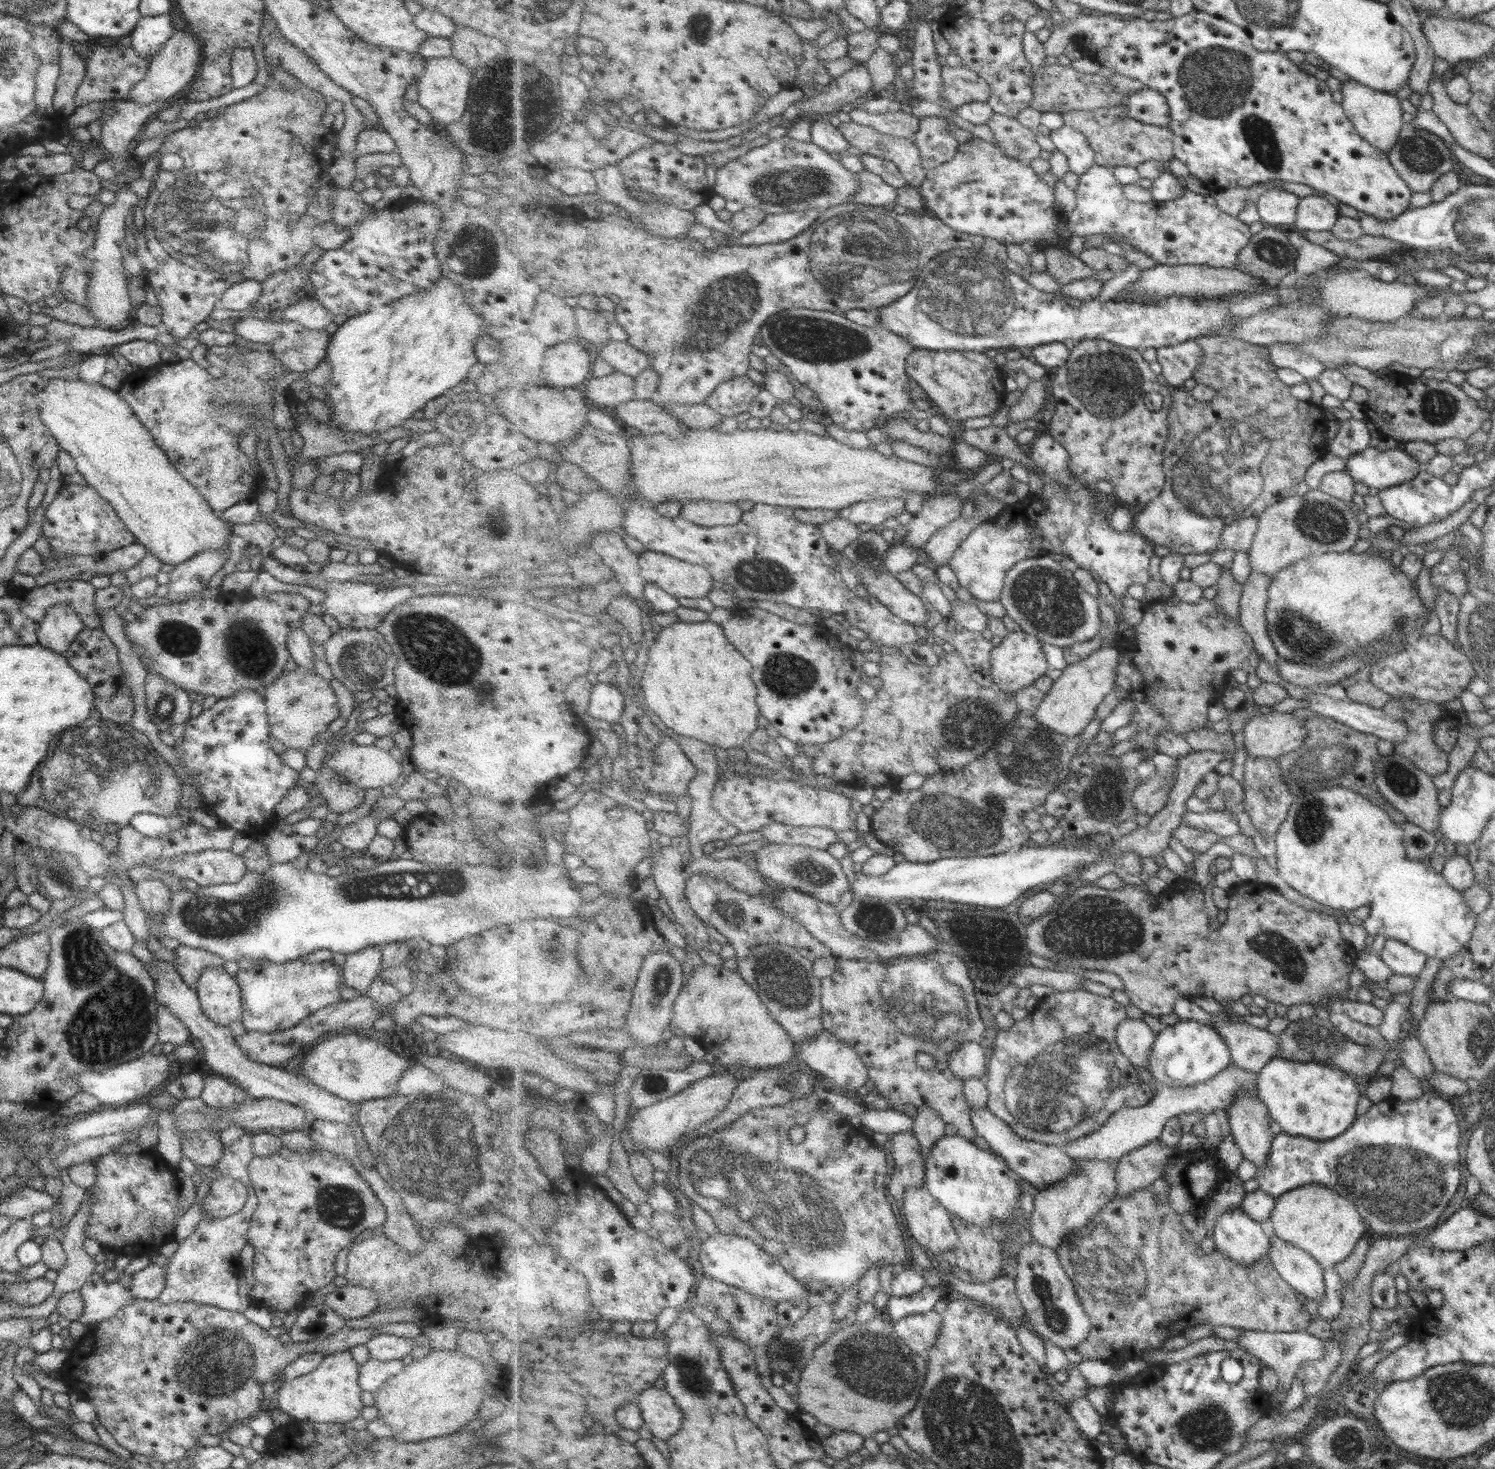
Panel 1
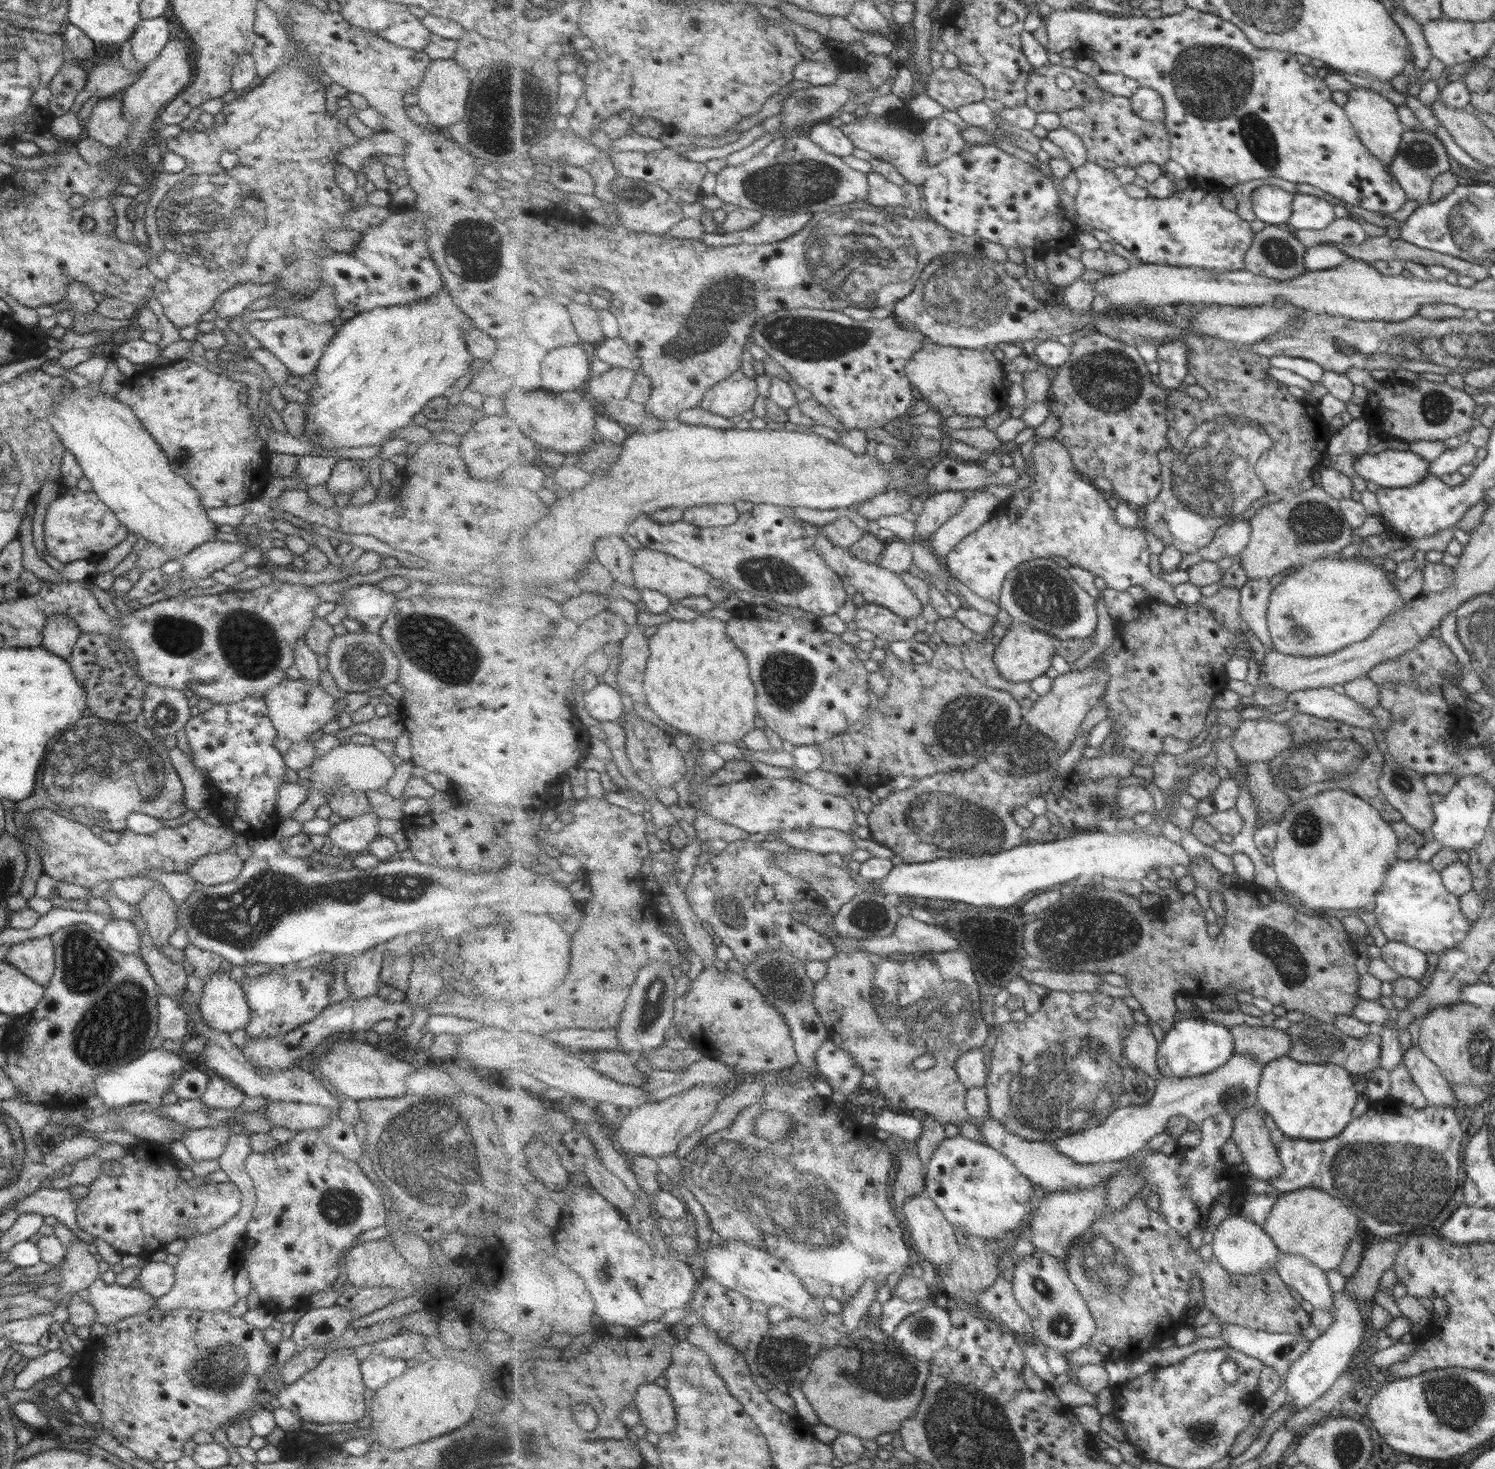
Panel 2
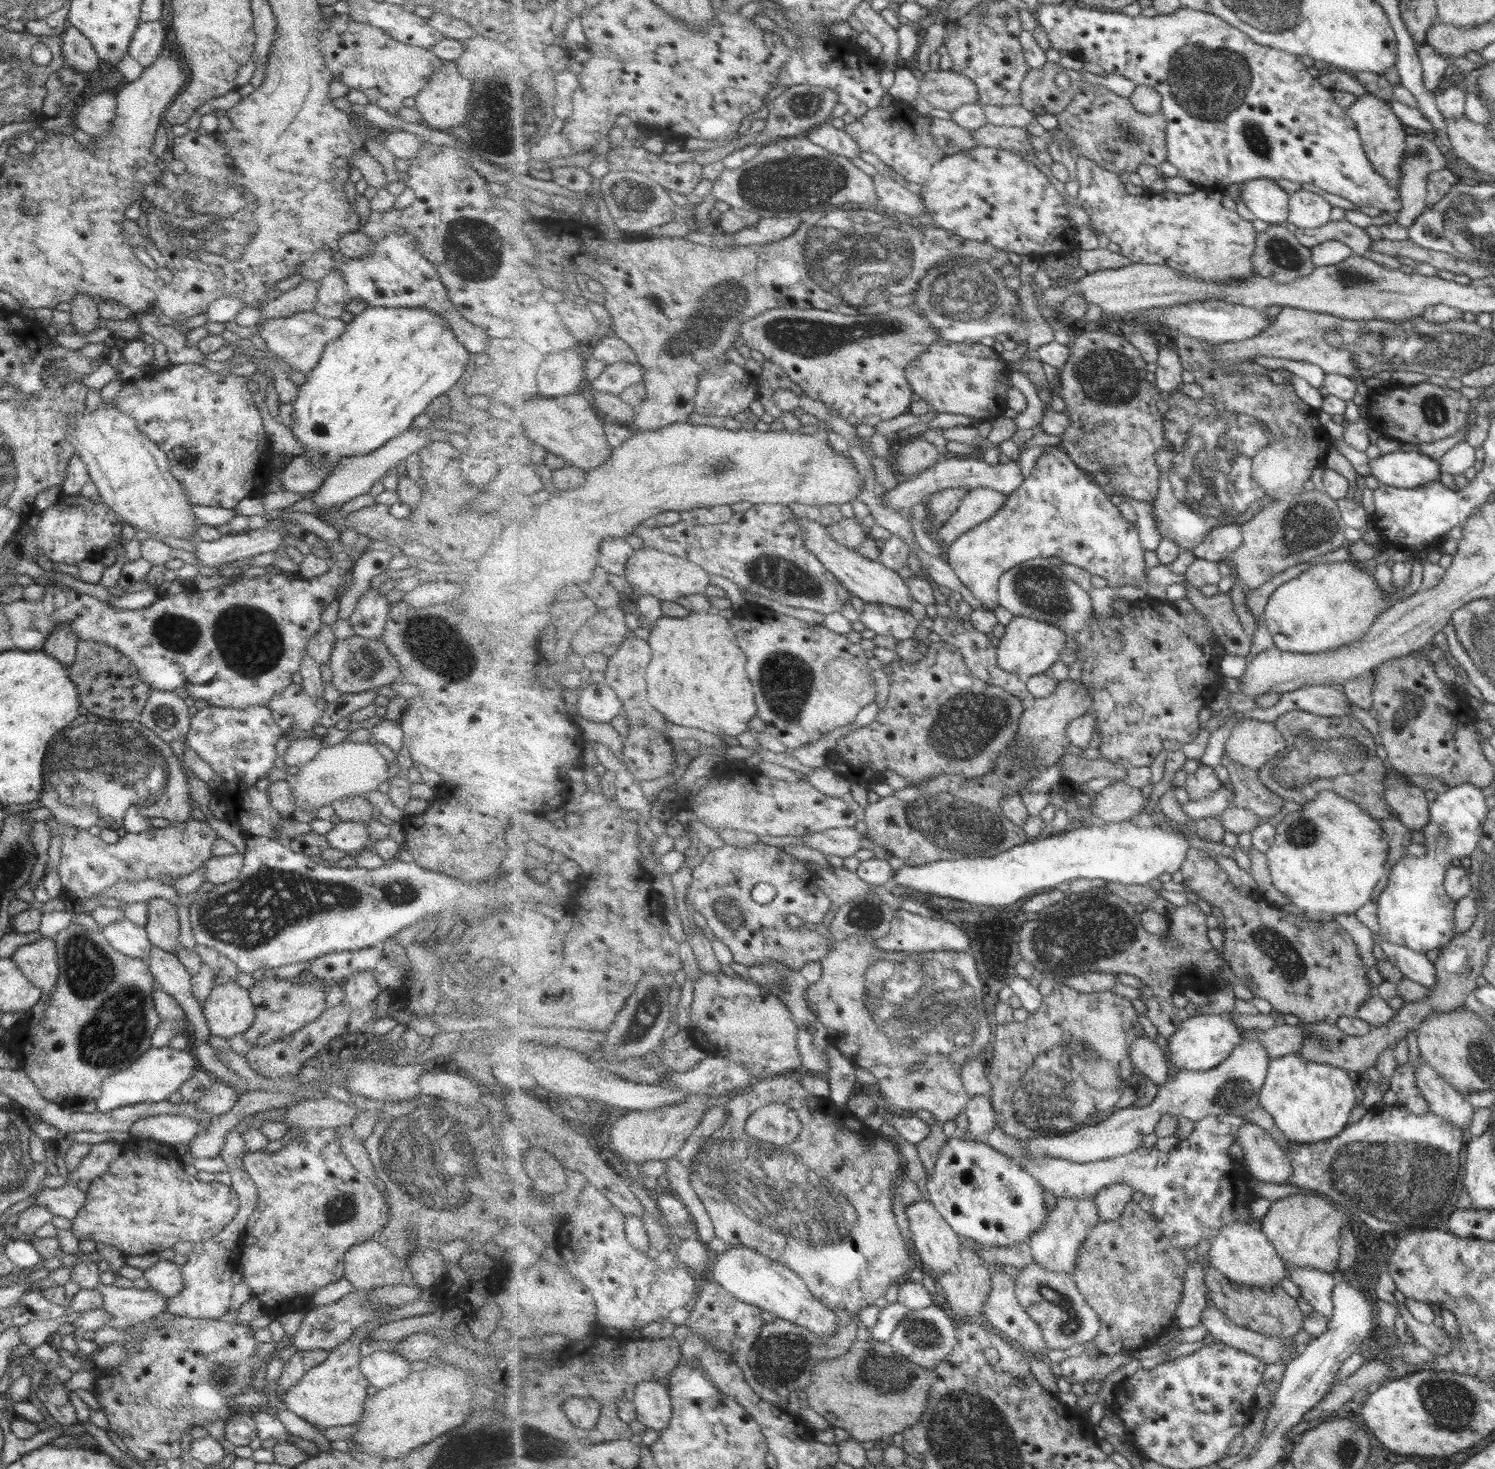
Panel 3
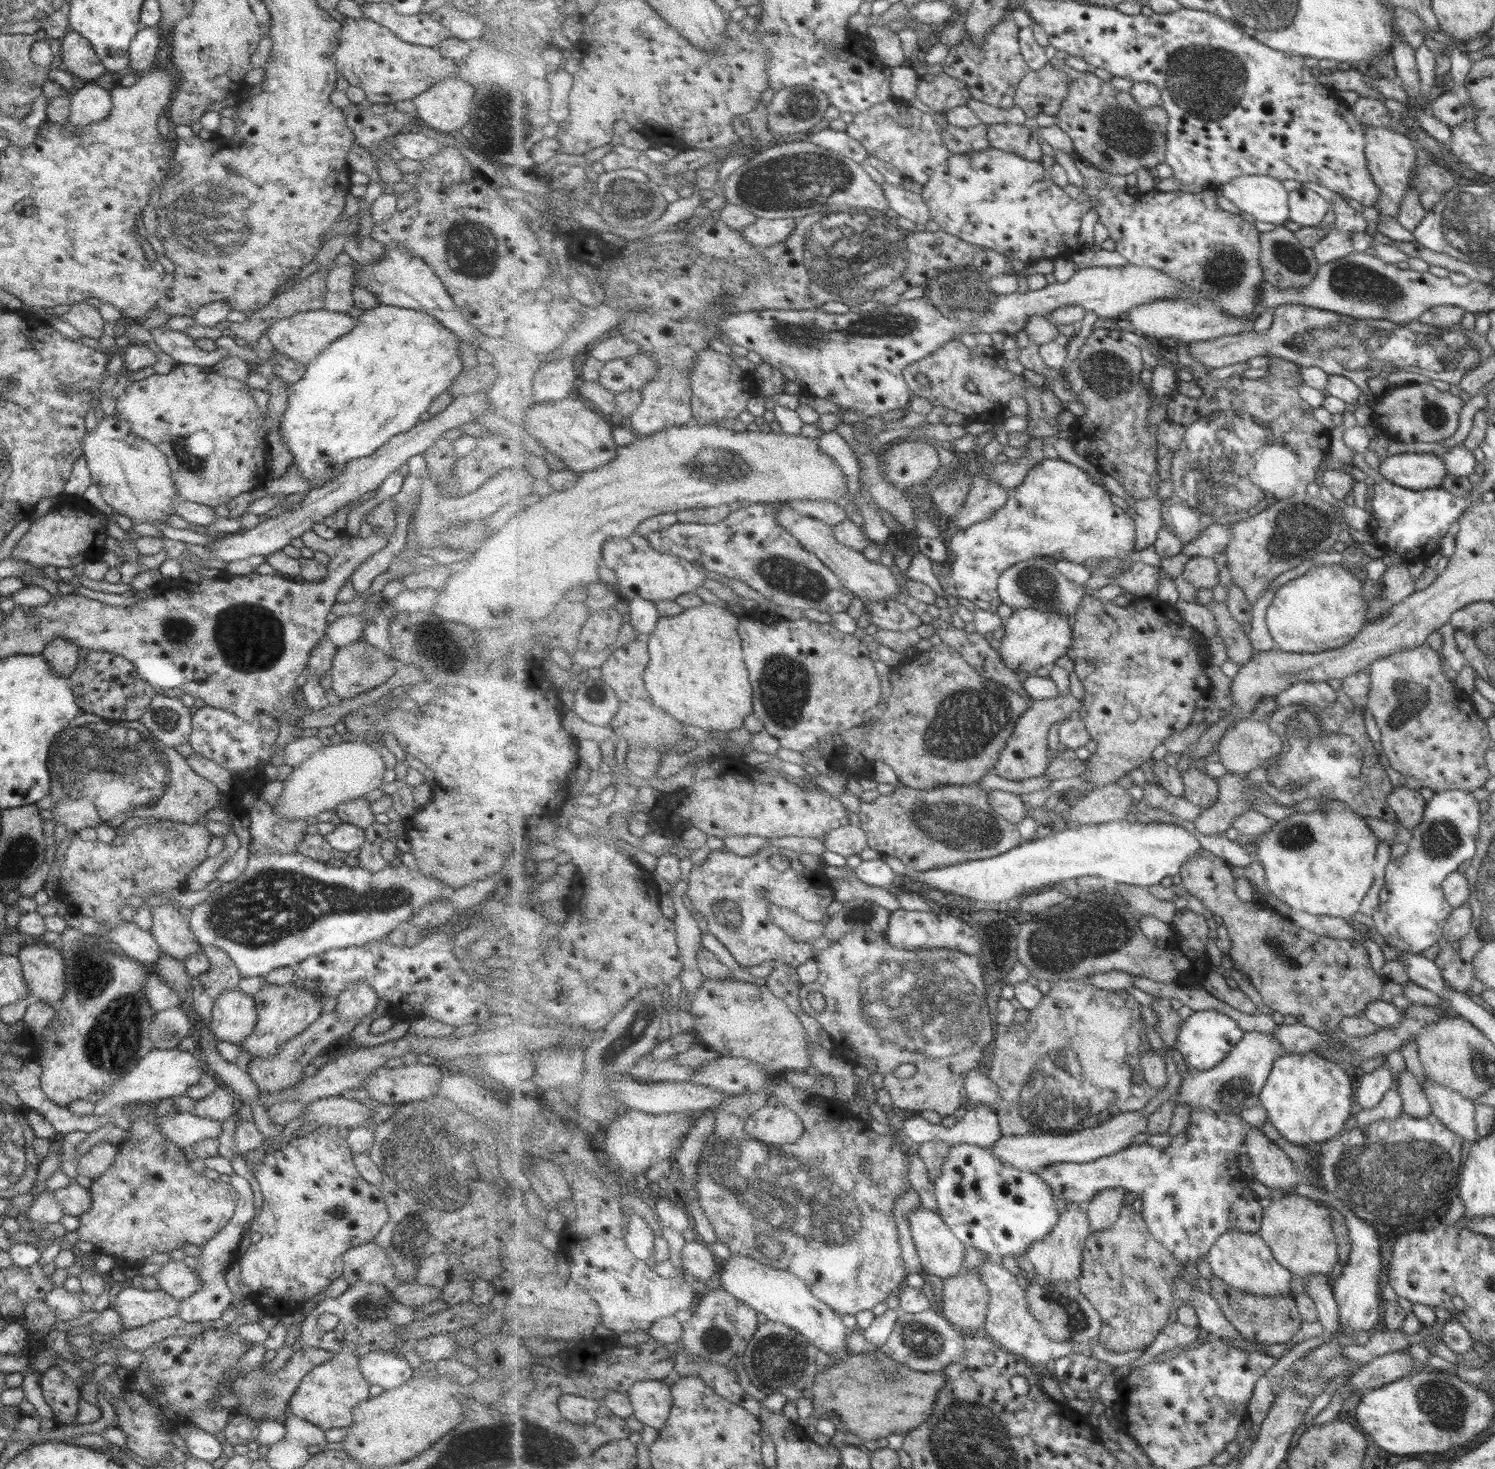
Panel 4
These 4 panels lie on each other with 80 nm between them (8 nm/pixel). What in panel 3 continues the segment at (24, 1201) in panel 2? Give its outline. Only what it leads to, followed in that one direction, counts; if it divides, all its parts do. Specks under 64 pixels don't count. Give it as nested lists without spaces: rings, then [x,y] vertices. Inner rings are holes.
[[[72,1179],[71,1182],[55,1189],[43,1186],[37,1193],[34,1204],[45,1206],[53,1216],[73,1221],[83,1208],[85,1192],[78,1189]]]

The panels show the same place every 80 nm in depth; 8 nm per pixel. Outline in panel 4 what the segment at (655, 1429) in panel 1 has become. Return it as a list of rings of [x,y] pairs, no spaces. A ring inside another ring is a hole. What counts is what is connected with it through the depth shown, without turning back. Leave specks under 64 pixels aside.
[[[656,1379],[638,1381],[630,1389],[635,1417],[658,1431],[669,1424],[674,1406],[673,1385]]]

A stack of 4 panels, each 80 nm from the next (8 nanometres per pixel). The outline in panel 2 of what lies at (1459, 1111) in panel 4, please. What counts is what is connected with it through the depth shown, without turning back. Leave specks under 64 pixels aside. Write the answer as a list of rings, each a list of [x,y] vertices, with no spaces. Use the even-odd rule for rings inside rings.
[[[1416,1045],[1403,1053],[1403,1064],[1414,1082],[1420,1087],[1429,1103],[1437,1107],[1450,1107],[1455,1110],[1459,1100],[1454,1096],[1449,1083],[1440,1070],[1430,1061],[1421,1048]]]

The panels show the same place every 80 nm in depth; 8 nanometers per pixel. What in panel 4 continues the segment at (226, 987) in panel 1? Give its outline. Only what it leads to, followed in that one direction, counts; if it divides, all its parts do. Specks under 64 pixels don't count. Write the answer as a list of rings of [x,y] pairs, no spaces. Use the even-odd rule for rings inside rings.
[[[238,987],[224,990],[214,1000],[212,1033],[219,1041],[240,1045],[256,1027],[258,1011],[251,996]]]

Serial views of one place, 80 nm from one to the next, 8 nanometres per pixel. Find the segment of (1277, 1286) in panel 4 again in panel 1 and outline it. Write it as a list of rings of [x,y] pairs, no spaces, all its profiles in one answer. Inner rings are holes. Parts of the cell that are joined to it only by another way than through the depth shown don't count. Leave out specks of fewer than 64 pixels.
[[[1240,1206],[1217,1216],[1213,1234],[1217,1254],[1224,1254],[1239,1265],[1246,1265],[1247,1267],[1255,1265],[1271,1253],[1272,1239],[1262,1228],[1261,1222],[1253,1219],[1245,1210],[1240,1209]]]

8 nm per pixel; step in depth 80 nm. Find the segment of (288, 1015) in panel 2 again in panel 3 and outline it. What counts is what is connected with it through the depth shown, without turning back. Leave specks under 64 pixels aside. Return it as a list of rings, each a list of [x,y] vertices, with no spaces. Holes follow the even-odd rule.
[[[271,972],[261,982],[255,981],[247,990],[254,1005],[255,1020],[243,1036],[252,1048],[269,1046],[284,1036],[294,1034],[317,1020],[326,1010],[325,995],[328,989],[312,973],[302,972],[295,977],[282,979]]]

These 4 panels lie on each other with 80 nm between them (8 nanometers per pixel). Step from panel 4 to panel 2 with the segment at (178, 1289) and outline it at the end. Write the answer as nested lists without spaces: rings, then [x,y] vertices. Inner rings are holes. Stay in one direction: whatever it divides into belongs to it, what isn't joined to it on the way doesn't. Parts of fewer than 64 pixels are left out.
[[[148,1260],[137,1278],[140,1287],[153,1298],[165,1295],[174,1283],[174,1267],[165,1262]]]

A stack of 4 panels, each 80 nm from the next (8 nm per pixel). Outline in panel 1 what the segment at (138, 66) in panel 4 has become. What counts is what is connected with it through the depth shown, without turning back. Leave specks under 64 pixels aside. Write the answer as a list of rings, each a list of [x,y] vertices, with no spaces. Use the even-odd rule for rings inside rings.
[[[169,12],[153,17],[141,16],[130,34],[132,48],[140,58],[151,61],[175,33]]]

